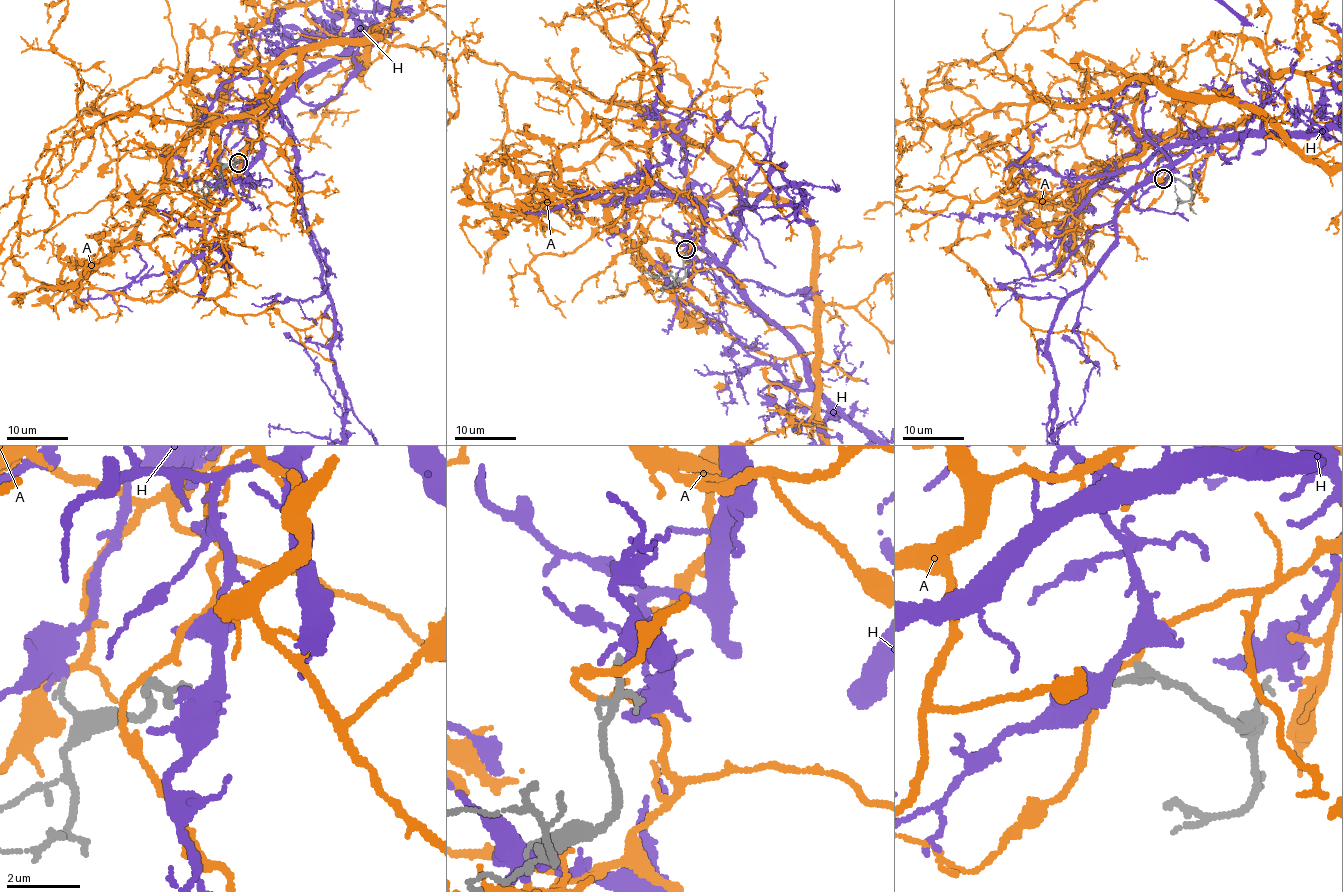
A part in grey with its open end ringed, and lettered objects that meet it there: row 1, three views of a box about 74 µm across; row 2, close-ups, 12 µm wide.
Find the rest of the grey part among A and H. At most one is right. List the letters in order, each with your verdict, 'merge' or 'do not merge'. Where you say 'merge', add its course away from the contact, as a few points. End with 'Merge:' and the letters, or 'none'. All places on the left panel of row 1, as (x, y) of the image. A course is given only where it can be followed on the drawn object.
A: do not merge
H: do not merge
Merge: none

